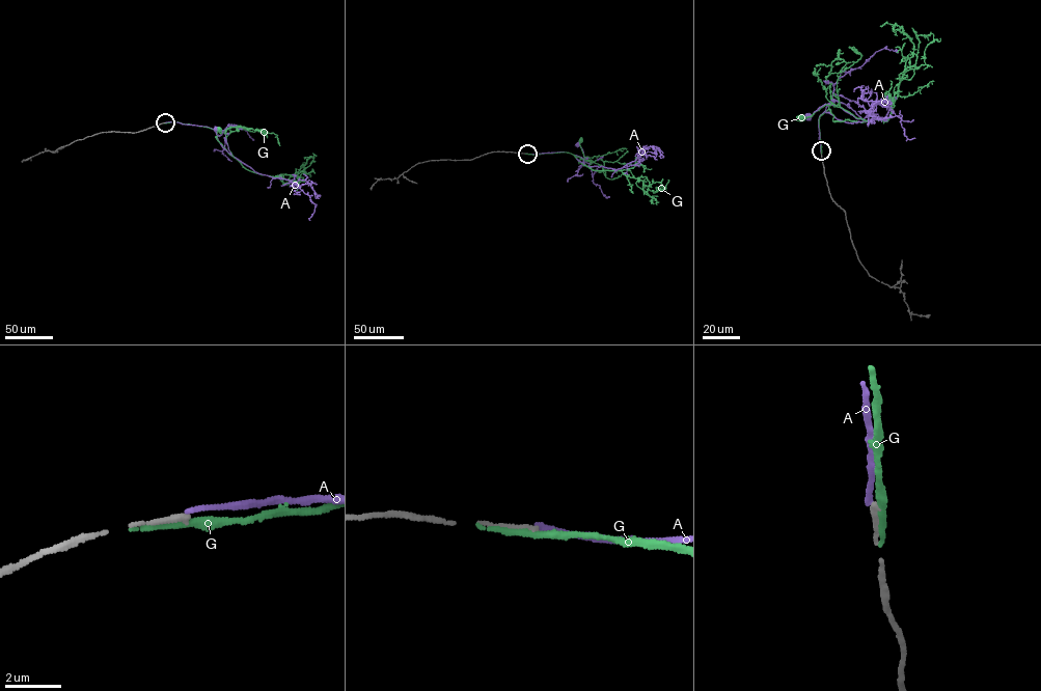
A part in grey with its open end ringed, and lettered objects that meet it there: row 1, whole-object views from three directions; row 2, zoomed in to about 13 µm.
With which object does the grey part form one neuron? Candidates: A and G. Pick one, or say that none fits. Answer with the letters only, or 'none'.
none

